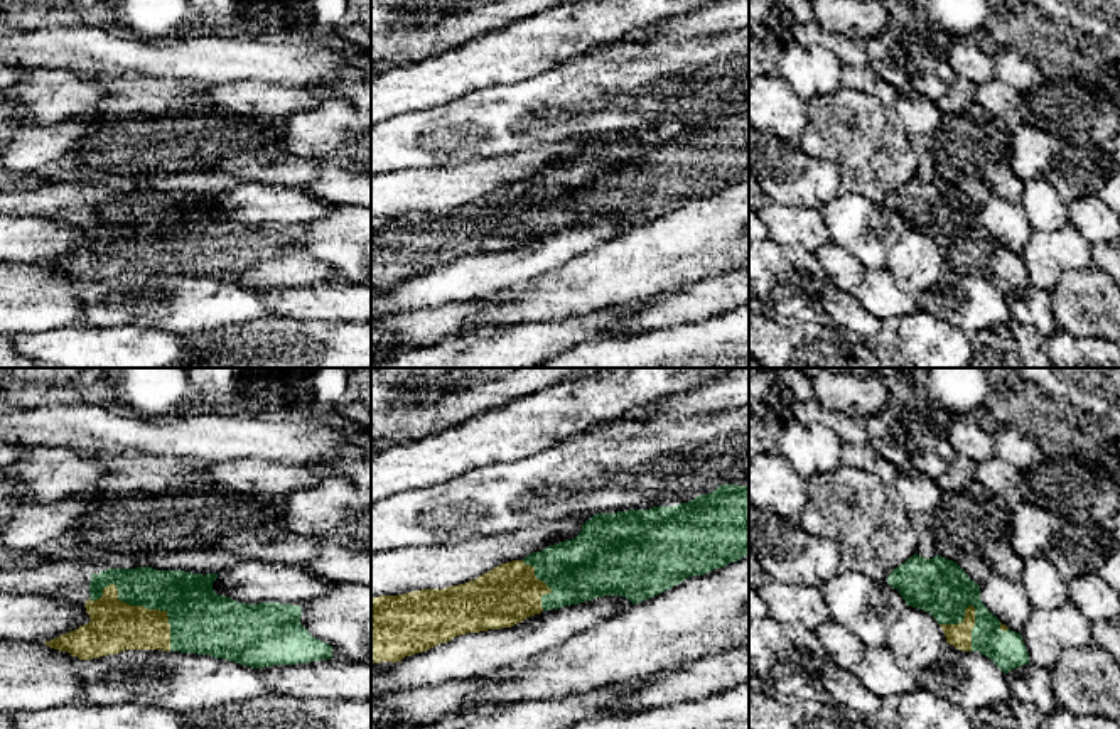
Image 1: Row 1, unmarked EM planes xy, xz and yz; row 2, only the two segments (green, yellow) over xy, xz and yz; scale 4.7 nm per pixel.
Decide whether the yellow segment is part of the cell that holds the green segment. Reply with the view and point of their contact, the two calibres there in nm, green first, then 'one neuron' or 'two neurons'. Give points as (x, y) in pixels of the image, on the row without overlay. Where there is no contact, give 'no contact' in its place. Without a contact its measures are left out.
contact xy (140, 226); calibres 260 and 240 nm; one neuron

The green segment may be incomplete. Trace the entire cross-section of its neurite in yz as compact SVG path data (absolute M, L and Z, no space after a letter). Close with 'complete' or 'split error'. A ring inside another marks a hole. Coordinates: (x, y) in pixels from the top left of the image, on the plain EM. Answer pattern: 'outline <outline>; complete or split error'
outline M914 176L896 189L887 206L899 213L906 228L929 235L941 248L946 265L961 273L980 273L1004 295L1031 285L1020 255L1010 253L993 238L980 221L980 208L953 182L941 177L924 181Z; split error

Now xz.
outline M722 106L676 128L597 135L572 160L494 189L466 206L371 219L371 287L401 284L466 255L511 250L541 233L595 219L622 218L633 226L692 197L749 177L749 106Z; split error

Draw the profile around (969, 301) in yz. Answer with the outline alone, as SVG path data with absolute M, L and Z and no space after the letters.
M945 265L940 278L919 297L921 309L973 336L1012 319L1007 295L980 273Z

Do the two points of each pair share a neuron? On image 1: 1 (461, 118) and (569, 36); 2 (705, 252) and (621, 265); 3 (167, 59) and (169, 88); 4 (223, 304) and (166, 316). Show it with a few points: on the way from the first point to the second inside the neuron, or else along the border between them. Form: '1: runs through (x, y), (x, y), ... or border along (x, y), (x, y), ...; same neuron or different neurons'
1: border along (547, 71), (469, 91); different neurons
2: runs through (685, 252), (673, 252), (641, 262); same neuron
3: border along (129, 78), (191, 78), (203, 86); different neurons
4: runs through (210, 304), (179, 304); same neuron

